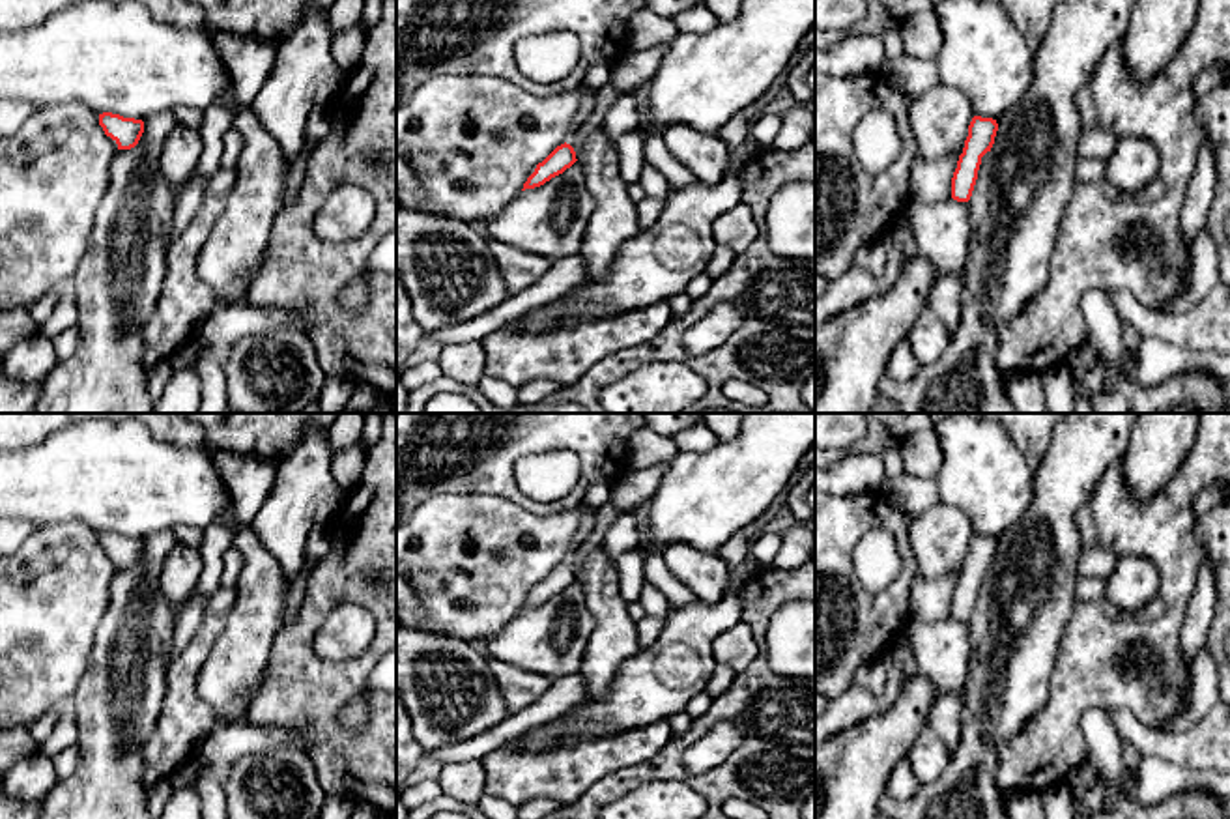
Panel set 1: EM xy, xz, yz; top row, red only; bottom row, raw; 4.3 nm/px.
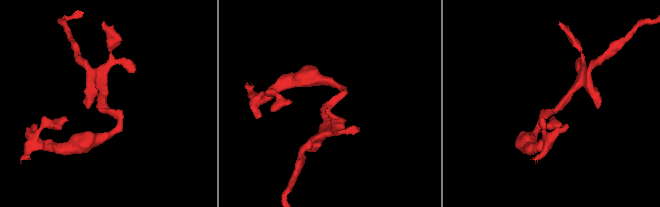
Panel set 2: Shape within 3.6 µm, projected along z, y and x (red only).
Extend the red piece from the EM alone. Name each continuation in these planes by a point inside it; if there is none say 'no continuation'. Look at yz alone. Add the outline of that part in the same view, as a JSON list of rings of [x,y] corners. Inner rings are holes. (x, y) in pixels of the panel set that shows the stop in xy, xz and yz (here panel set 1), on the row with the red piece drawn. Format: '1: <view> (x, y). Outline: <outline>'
no continuation

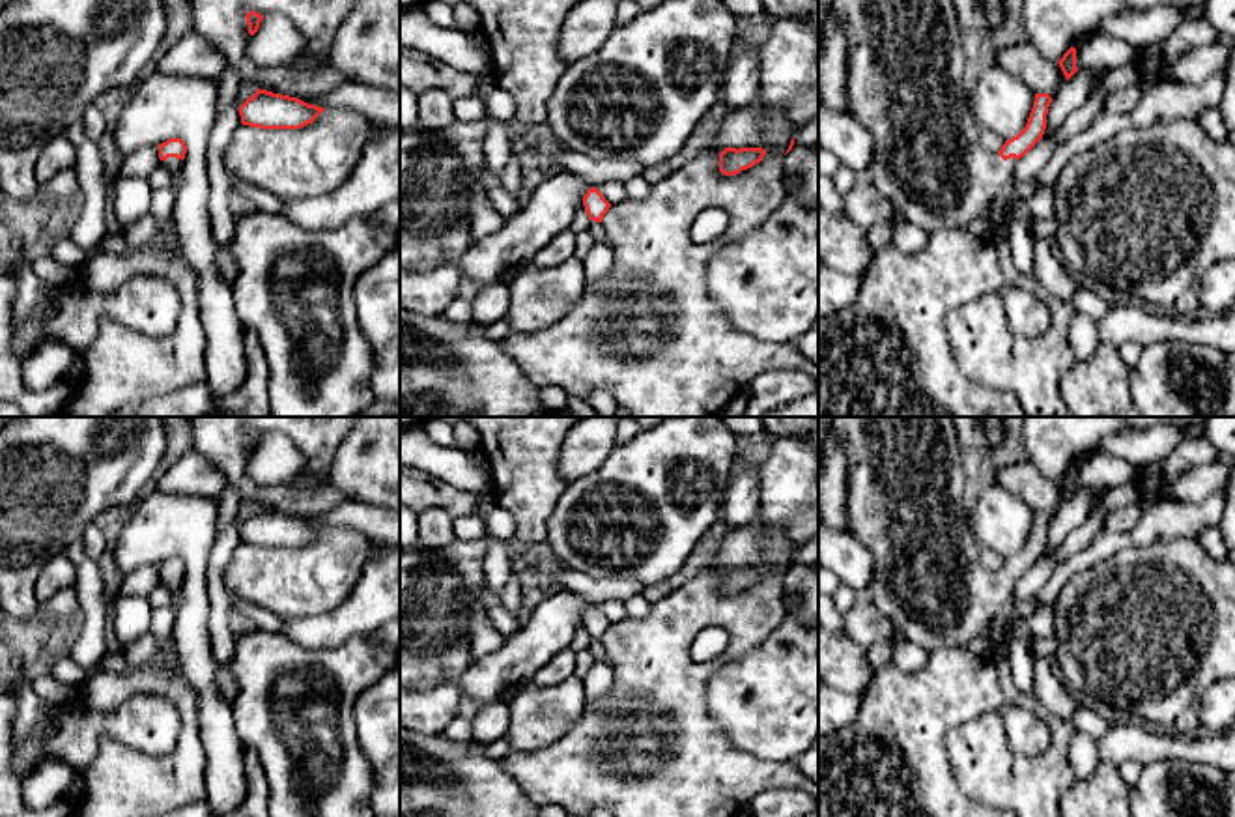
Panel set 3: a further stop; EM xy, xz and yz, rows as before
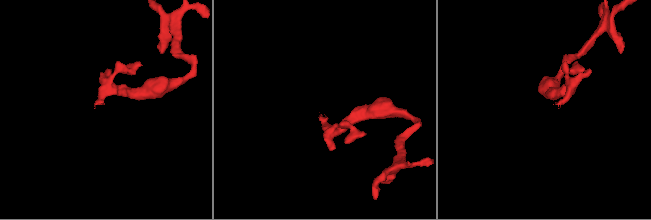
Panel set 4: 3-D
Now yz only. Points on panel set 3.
1: yz (905, 58). Outline: [[[833,0],[828,11],[846,39],[848,114],[873,136],[869,179],[891,200],[895,215],[930,234],[962,230],[983,217],[998,194],[1011,187],[1016,159],[1003,161],[979,144],[970,93],[964,90],[962,30],[953,0]]]

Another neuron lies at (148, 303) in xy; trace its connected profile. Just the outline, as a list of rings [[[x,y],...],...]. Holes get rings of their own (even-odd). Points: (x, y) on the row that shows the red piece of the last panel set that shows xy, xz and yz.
[[[30,265],[13,267],[7,275],[17,286],[11,314],[15,320],[21,322],[37,310],[47,312],[28,353],[49,340],[60,340],[77,355],[84,355],[105,316],[144,335],[164,337],[176,327],[181,312],[174,284],[151,273],[136,275],[110,294],[93,290],[82,277],[67,286],[43,282]]]

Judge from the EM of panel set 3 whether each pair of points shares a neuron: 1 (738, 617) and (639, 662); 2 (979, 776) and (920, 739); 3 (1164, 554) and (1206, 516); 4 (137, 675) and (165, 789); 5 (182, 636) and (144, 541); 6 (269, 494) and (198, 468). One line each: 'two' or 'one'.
1: one
2: two
3: two
4: one
5: one
6: two

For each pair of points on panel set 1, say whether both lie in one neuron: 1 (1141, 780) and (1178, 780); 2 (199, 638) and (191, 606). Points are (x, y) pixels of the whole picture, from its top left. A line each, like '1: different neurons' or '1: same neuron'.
1: same neuron
2: different neurons

